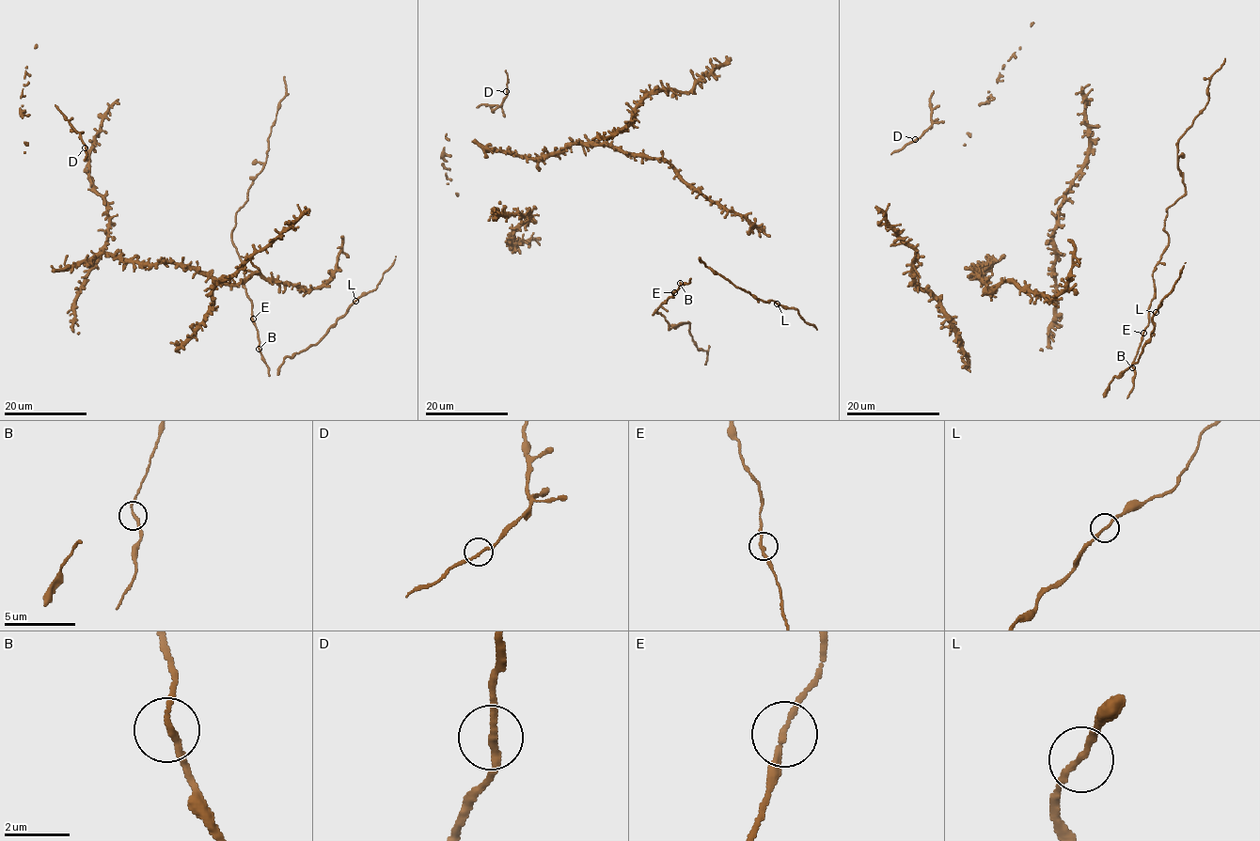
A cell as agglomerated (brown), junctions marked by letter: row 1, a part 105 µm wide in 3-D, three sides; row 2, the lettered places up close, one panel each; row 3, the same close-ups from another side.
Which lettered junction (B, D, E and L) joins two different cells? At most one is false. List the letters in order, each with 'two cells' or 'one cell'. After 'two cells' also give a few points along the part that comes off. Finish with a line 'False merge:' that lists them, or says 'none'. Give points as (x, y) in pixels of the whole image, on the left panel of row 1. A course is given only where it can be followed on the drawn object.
B: one cell
D: one cell
E: one cell
L: one cell
False merge: none

